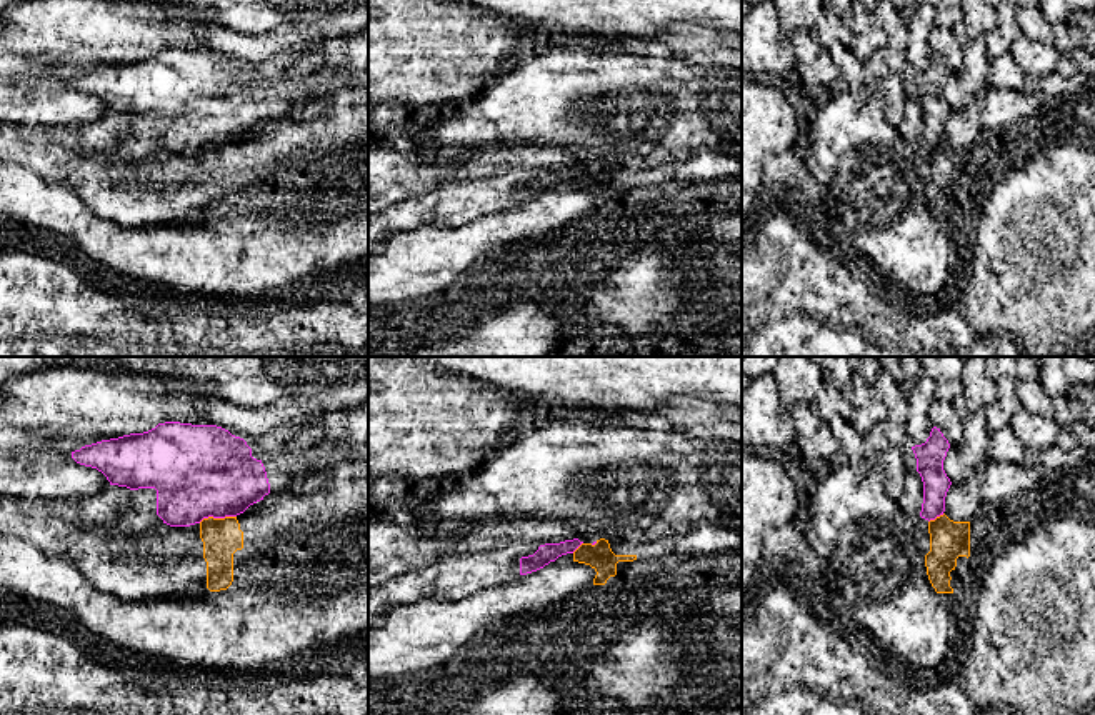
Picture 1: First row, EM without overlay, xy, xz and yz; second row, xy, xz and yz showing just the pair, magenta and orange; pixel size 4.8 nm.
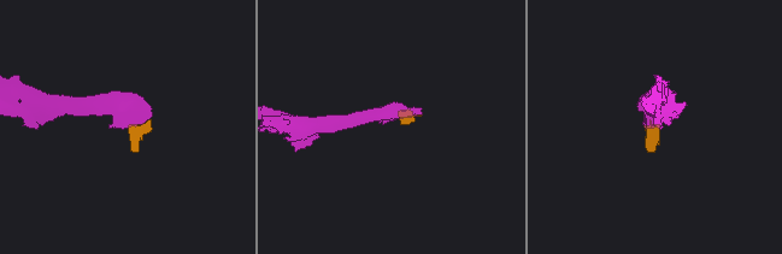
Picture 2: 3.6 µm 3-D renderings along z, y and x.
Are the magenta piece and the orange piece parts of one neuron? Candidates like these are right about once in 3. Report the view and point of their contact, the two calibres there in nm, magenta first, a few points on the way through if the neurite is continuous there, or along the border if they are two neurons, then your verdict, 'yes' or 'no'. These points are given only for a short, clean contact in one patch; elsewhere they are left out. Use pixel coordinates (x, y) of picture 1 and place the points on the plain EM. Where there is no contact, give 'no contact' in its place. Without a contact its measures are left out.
xy (217, 144) | 440/190 nm | along xy (235, 142), (204, 144), (199, 149) | no

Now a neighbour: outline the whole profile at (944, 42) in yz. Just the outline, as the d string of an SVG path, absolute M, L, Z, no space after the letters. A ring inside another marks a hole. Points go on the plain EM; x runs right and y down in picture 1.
M935 25L930 32L928 42L950 72L958 73L963 68L963 45L958 40L958 28L943 28Z

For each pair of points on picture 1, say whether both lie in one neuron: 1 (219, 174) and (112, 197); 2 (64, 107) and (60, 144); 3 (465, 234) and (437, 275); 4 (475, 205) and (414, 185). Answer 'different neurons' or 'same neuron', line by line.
1: same neuron
2: different neurons
3: same neuron
4: different neurons

